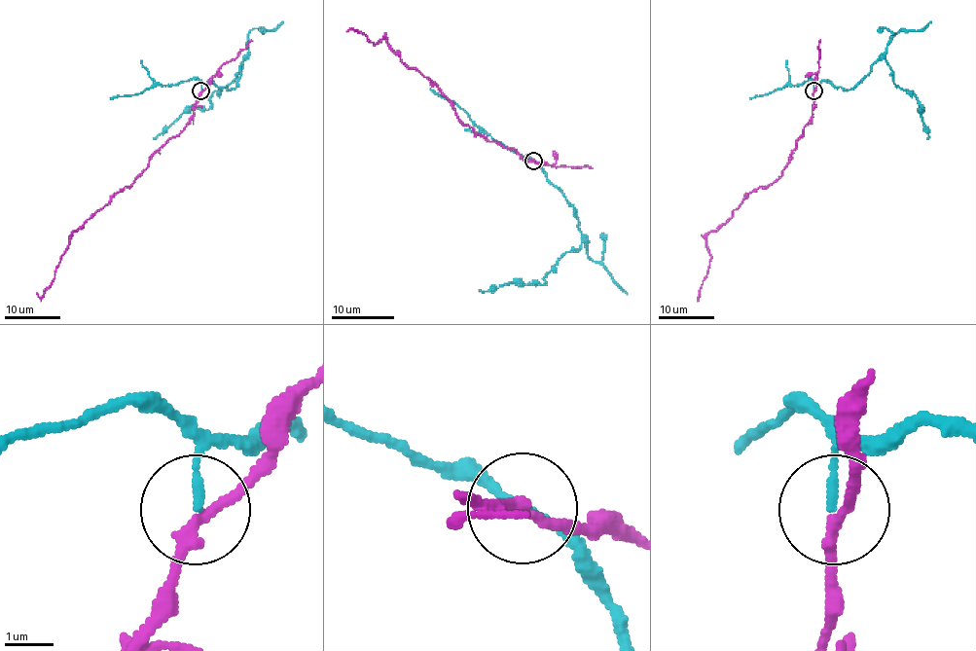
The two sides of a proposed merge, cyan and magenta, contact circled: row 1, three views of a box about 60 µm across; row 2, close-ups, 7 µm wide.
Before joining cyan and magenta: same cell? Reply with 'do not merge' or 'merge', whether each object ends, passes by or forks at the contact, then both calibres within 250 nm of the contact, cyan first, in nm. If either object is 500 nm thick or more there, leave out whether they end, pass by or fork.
do not merge; cyan ends there; magenta passes by; 180 nm thick on the cyan side, 220 nm on the other

